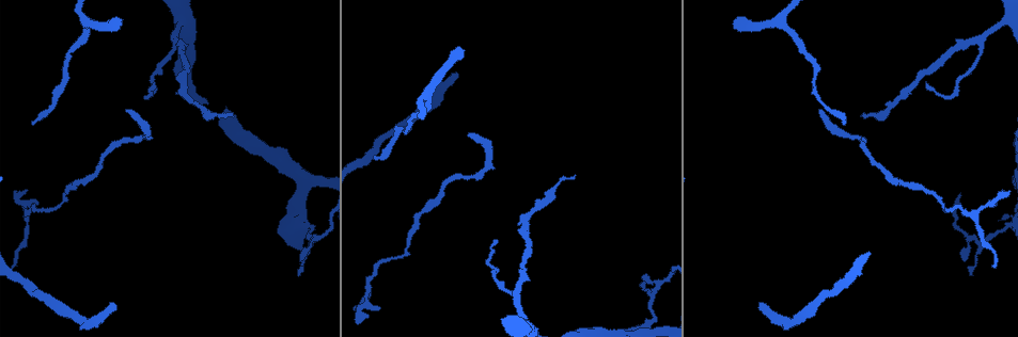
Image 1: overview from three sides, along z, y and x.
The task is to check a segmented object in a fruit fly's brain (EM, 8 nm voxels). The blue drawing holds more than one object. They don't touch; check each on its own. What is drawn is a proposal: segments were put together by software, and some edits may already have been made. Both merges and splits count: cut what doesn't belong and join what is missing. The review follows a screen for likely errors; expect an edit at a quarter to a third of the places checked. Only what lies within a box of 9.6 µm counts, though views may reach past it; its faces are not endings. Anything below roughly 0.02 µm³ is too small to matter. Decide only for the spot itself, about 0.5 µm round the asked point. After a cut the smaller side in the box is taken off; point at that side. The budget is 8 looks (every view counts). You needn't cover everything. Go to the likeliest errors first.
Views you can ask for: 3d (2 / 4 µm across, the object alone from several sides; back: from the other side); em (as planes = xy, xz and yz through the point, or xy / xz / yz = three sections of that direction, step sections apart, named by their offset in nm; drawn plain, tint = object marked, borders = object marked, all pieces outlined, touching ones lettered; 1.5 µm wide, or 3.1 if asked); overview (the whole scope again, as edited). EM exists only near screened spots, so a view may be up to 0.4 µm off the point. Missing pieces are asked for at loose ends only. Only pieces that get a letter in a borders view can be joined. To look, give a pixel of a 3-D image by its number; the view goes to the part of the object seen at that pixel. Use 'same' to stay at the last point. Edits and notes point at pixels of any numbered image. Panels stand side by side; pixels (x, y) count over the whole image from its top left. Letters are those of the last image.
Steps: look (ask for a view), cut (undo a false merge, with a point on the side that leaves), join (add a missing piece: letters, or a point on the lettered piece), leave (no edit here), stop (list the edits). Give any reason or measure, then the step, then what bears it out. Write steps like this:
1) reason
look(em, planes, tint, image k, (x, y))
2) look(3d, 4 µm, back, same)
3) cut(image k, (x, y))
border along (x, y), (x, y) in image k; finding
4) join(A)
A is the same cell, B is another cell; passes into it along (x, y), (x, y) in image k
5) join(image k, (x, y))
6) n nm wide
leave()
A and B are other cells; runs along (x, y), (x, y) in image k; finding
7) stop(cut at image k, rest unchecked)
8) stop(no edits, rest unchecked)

thin end
look(3d, 2 µm, back, image 1, (32, 122))

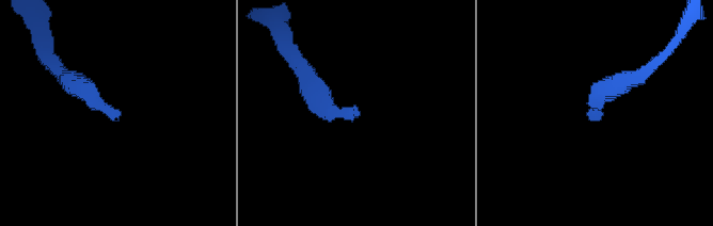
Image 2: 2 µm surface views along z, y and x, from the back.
shape alone is not enough
look(em, xy, step 4, borders, image 2, (117, 120))

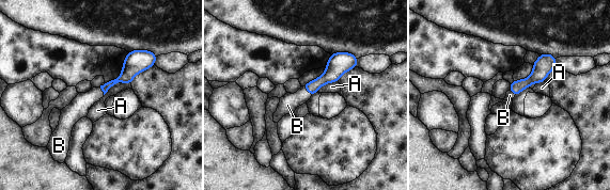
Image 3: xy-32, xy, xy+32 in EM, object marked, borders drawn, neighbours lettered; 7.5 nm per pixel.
cut it another way
look(em, planes, borders, same)

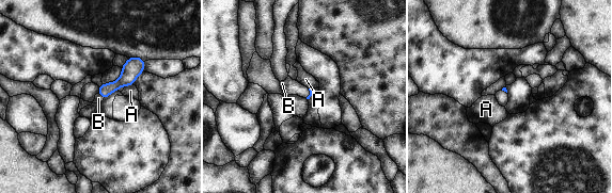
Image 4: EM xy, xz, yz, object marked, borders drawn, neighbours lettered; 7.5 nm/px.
join(B)
B is the same cell, A is another cell; passes into it along (128, 76), (102, 95), (98, 98) in image 4; the cell continues

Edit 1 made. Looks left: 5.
see it whole again
look(overview)

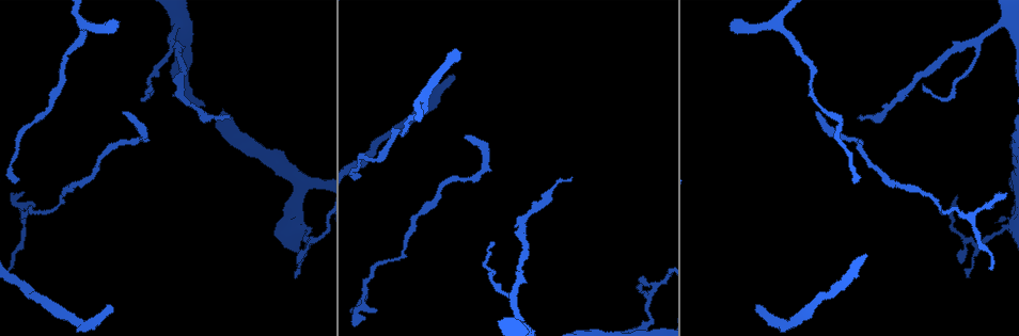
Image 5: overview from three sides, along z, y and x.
branch stops here
look(em, planes, borders, image 5, (110, 311))

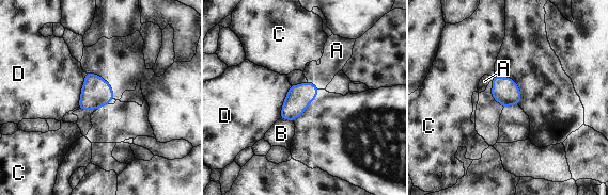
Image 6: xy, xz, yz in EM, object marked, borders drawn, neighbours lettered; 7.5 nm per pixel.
180 nm wide
join(A)
A is the same cell, B, C and D are other cells; passes into it along (298, 97), (313, 84), (333, 59) in image 6; the cell continues

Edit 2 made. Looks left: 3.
thin end
look(em, planes, borders, image 5, (22, 194))

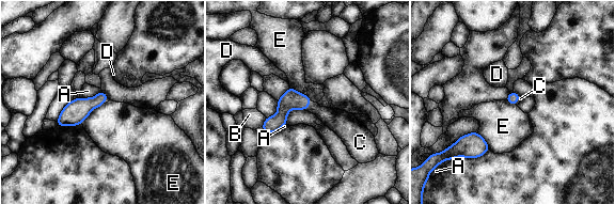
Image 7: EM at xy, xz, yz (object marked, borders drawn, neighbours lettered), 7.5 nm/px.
join(C)
C is the same cell, A, B, D and E are other cells; passes into it along (290, 99), (309, 105), (336, 120) in image 7; the cell continues

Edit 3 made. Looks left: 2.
stop(join at image 4, join at image 6, join at image 7, rest unchecked)

